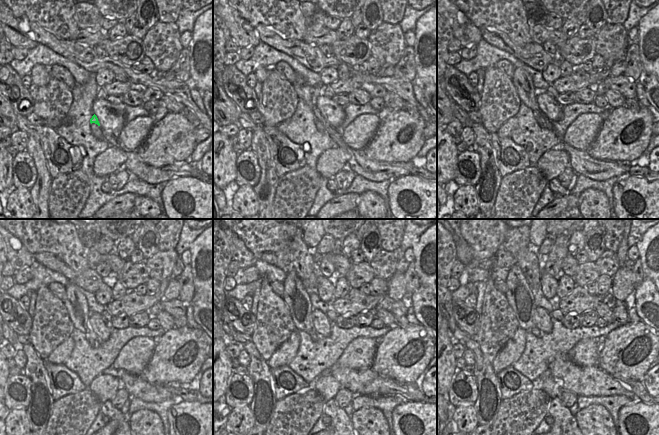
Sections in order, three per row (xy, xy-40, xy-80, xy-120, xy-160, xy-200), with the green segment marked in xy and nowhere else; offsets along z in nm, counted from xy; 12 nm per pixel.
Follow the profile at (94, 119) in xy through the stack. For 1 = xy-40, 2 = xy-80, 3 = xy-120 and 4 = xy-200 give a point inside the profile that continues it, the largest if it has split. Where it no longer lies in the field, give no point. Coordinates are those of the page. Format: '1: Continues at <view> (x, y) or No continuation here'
1: Continues at xy-40 (303, 91)
2: Continues at xy-80 (522, 80)
3: Continues at xy-120 (75, 302)
4: Continues at xy-200 (519, 295)

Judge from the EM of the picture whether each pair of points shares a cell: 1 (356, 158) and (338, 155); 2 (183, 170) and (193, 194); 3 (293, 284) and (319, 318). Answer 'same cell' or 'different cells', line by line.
1: different cells
2: different cells
3: different cells

